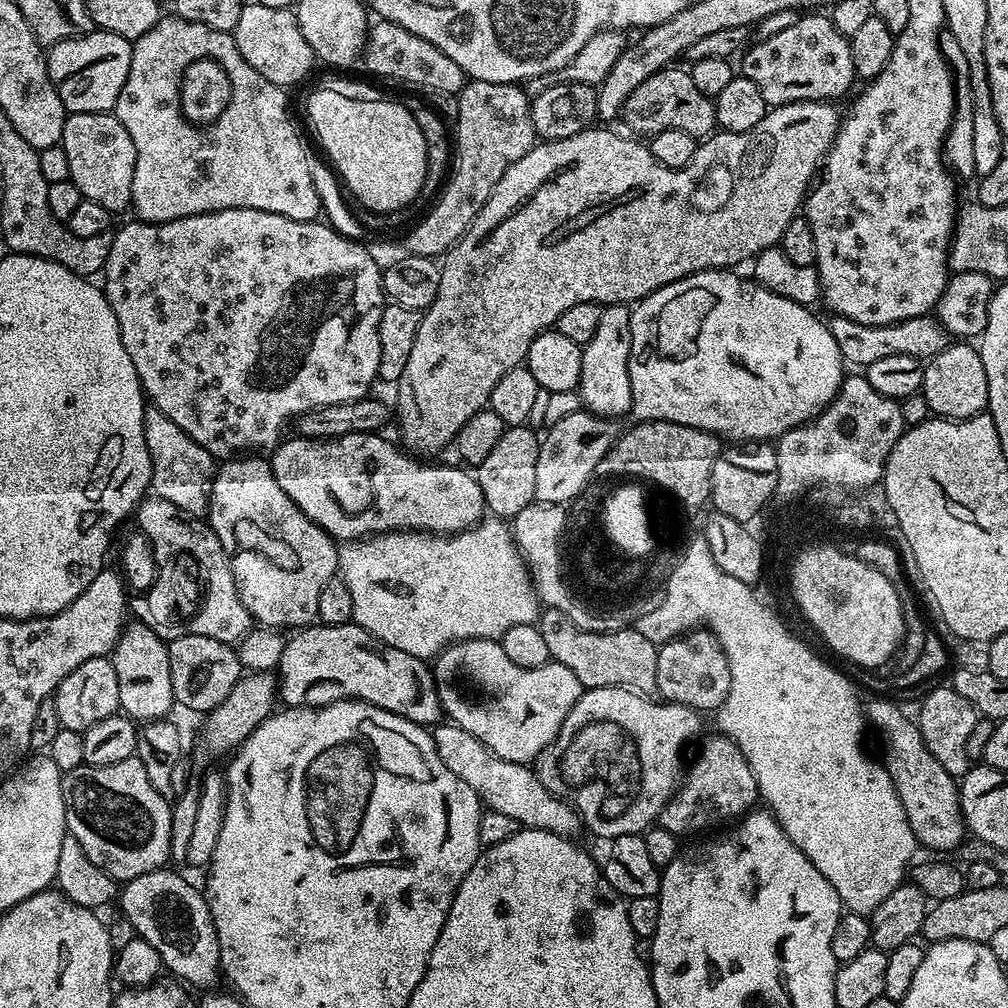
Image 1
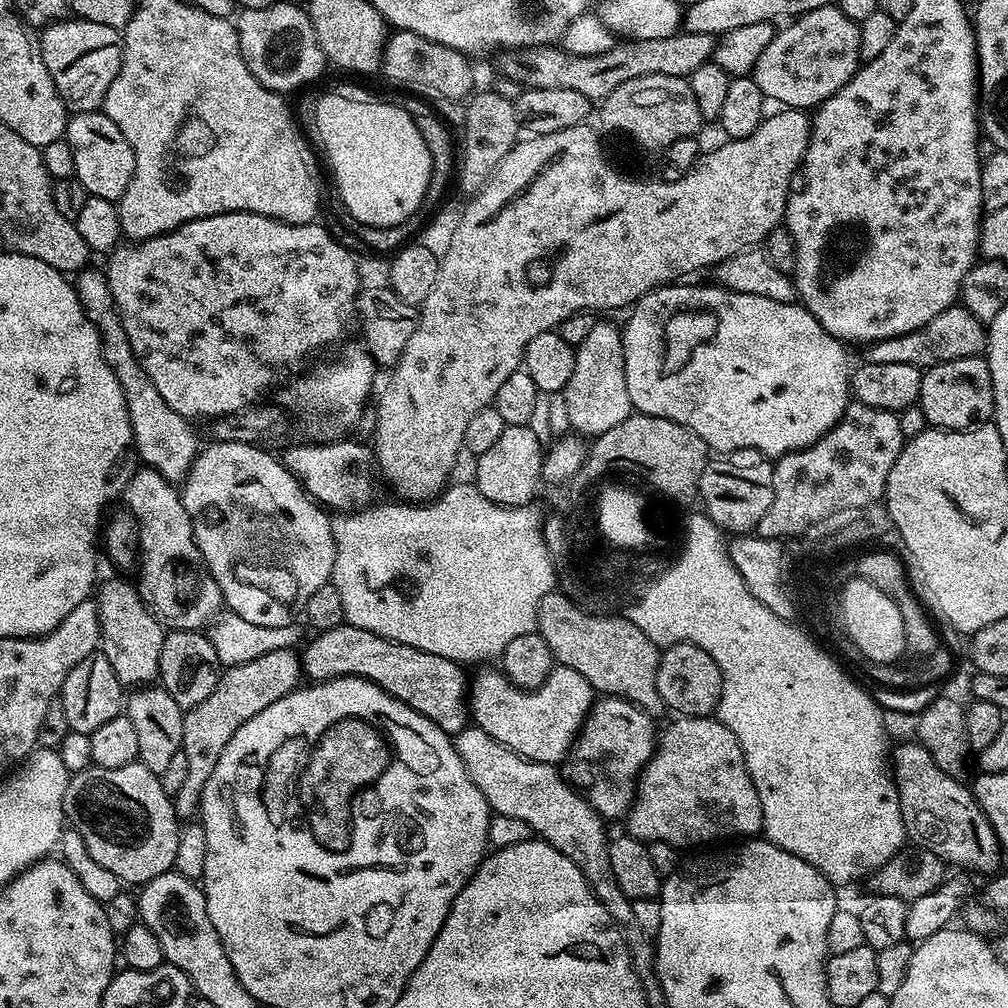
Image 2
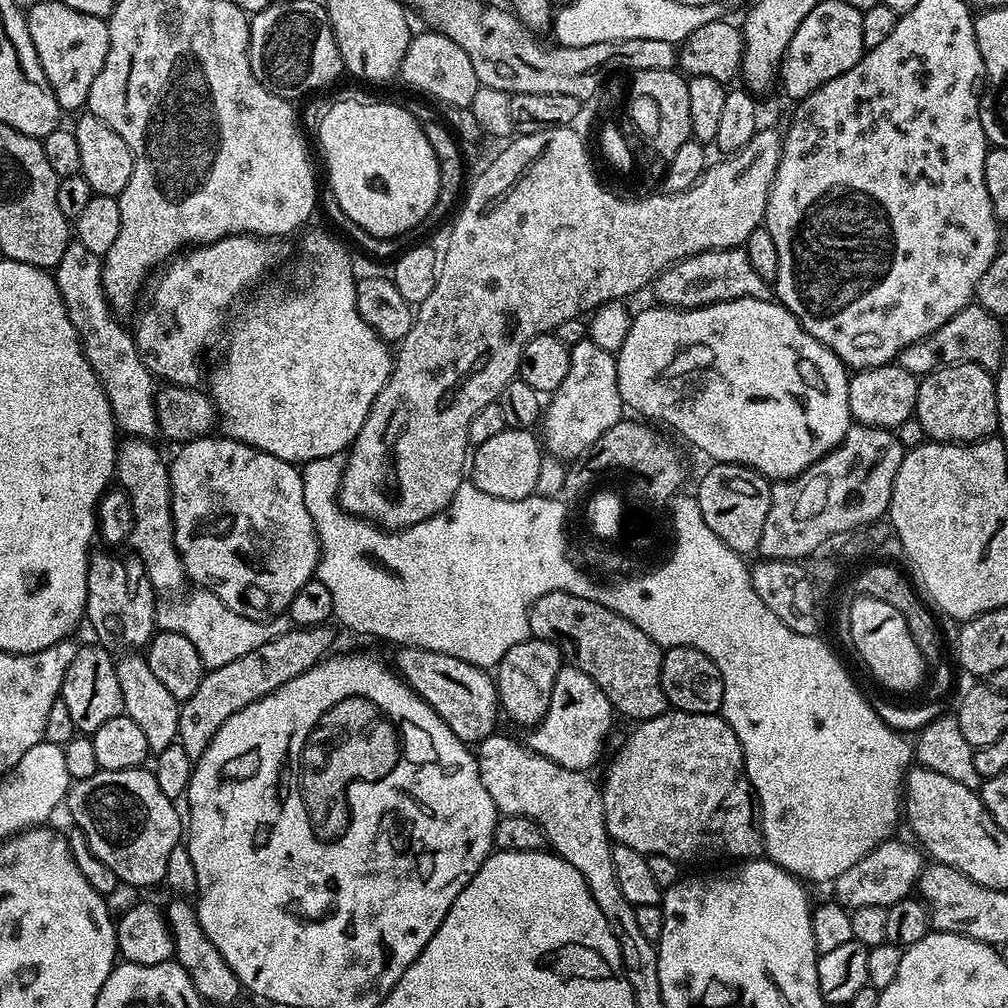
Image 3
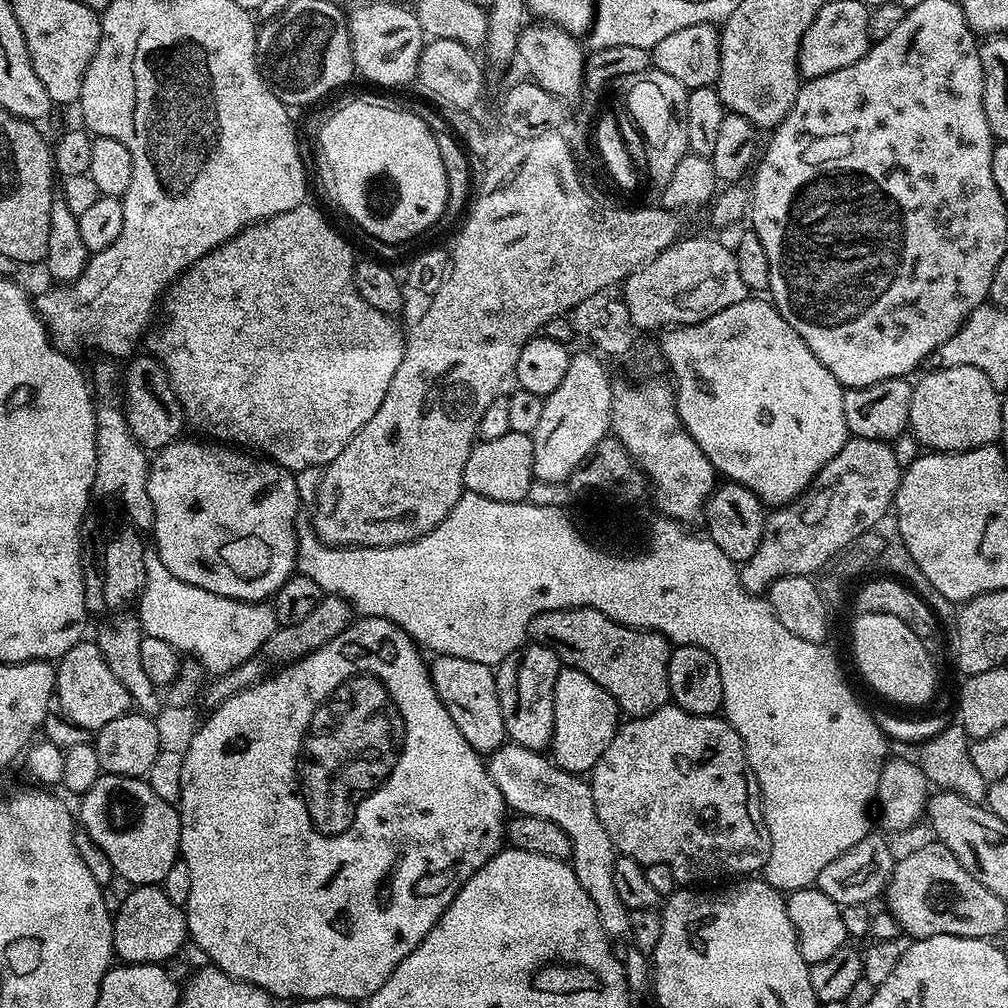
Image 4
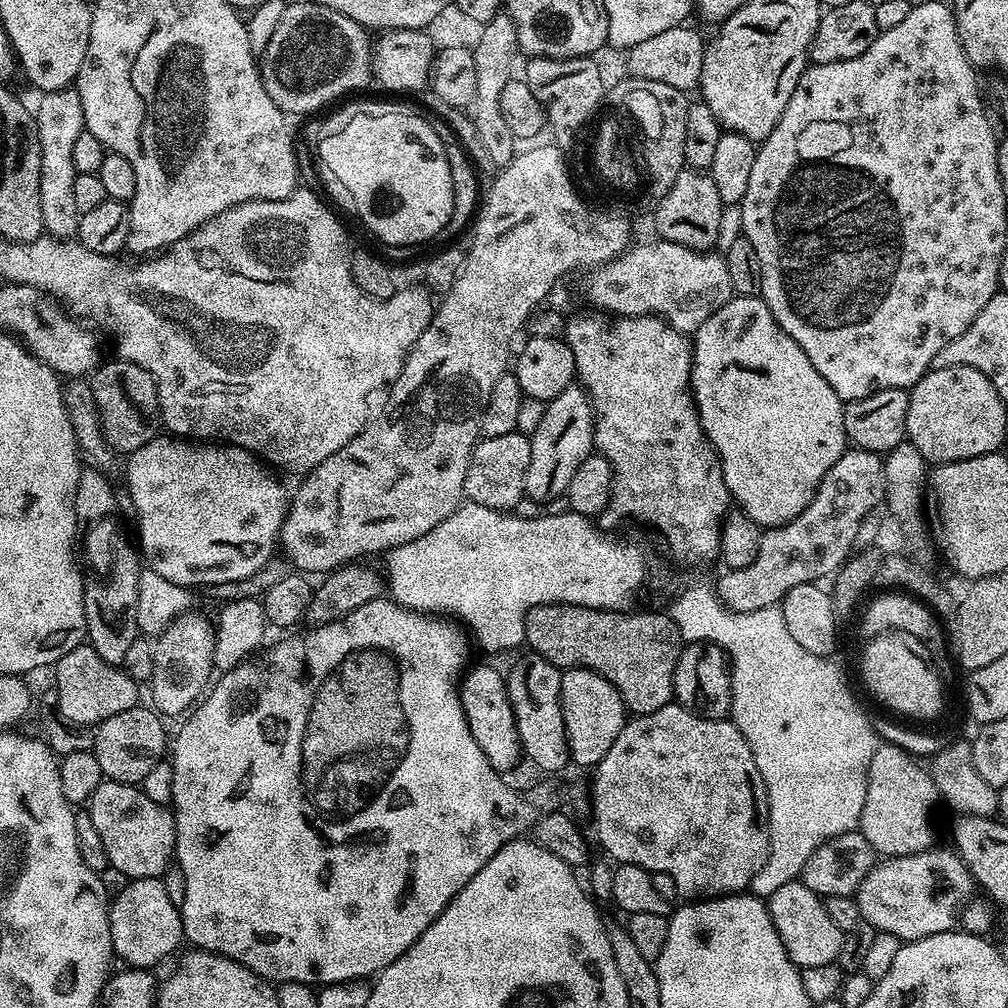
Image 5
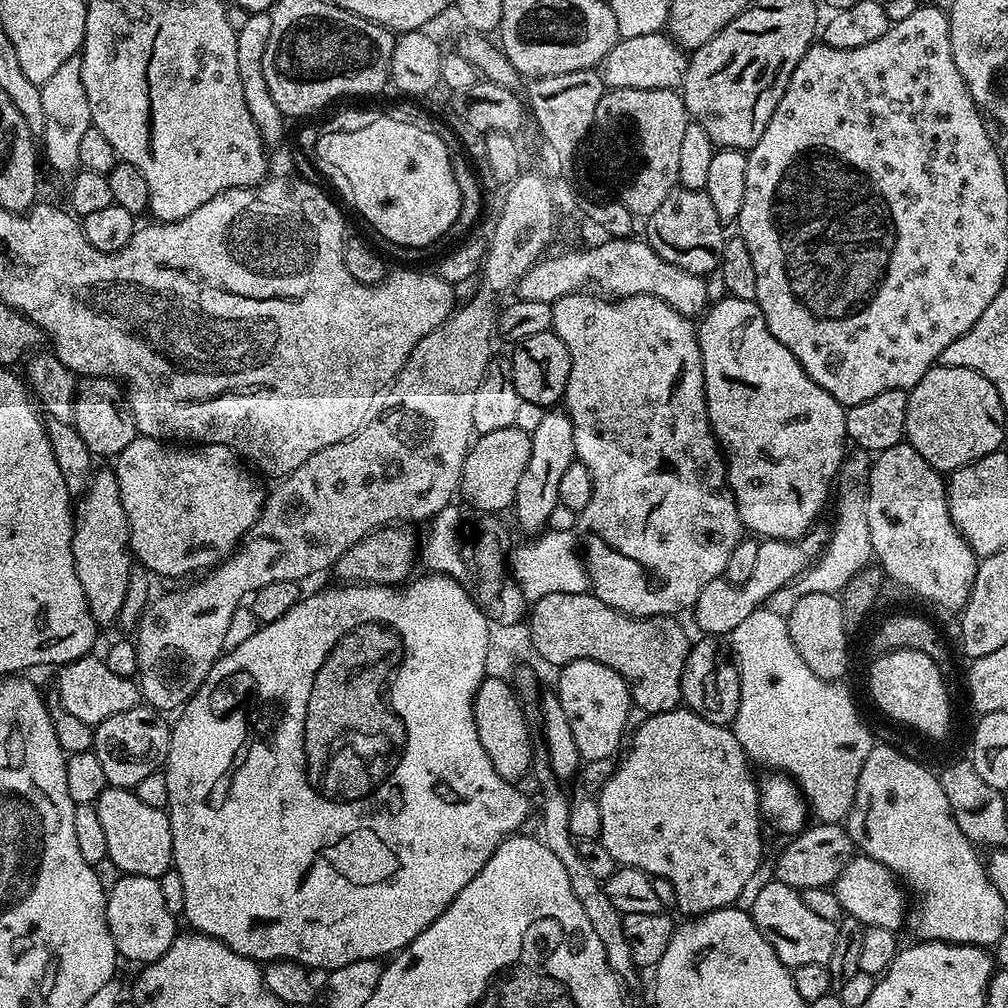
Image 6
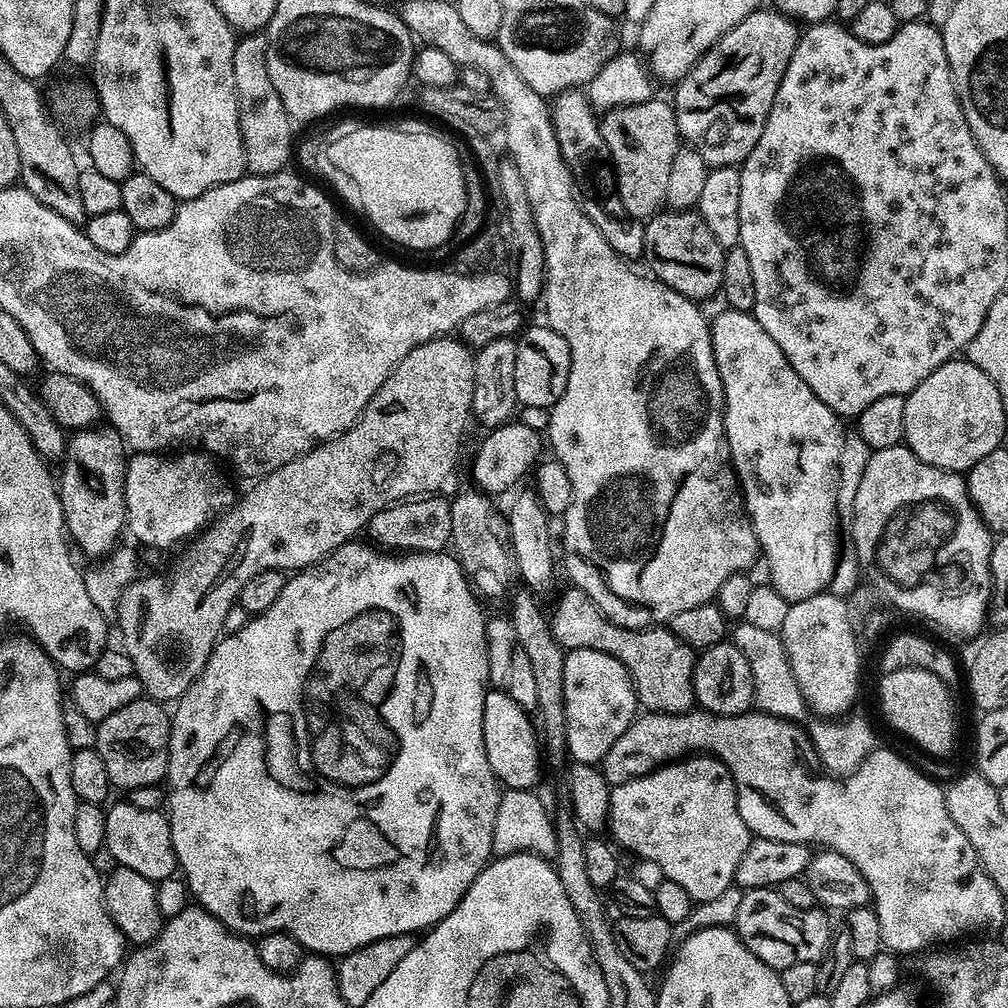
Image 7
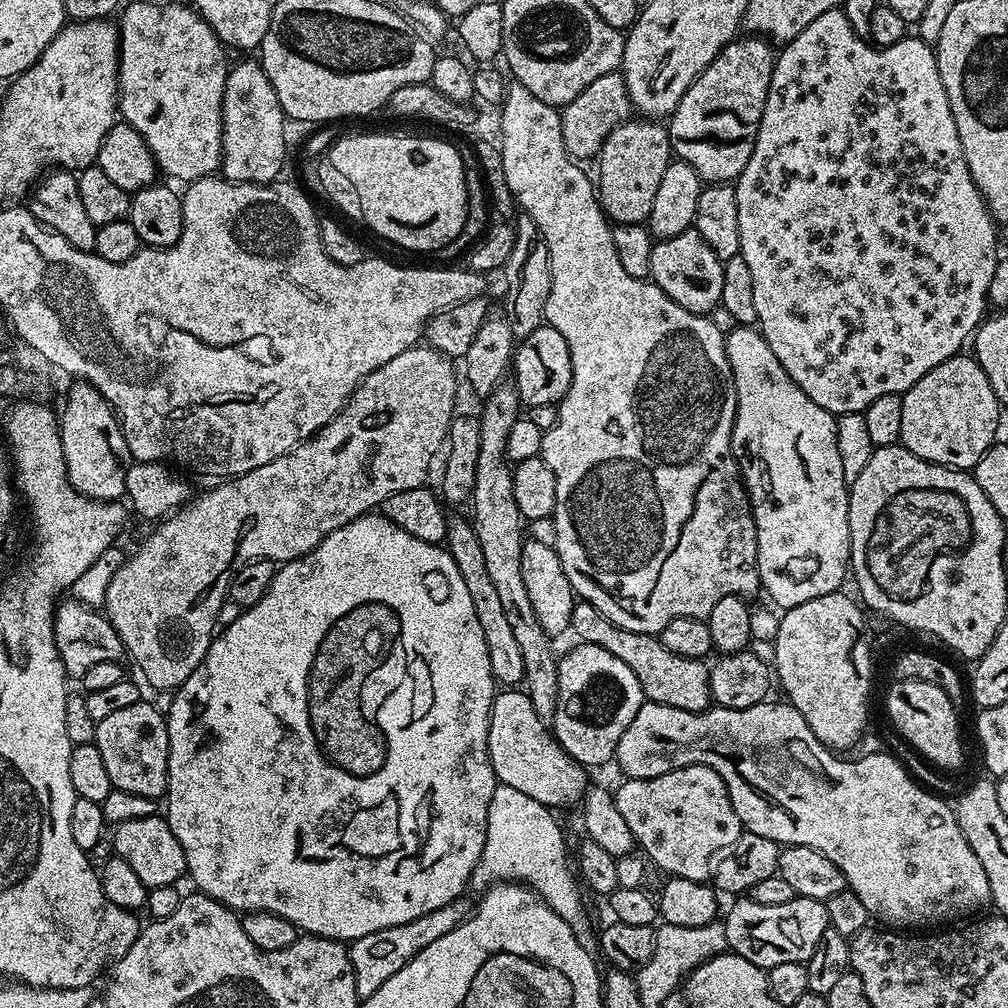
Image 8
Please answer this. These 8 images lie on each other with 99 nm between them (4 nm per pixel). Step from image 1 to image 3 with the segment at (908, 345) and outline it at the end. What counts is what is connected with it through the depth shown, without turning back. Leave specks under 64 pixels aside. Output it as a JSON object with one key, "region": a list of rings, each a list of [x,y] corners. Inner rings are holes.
{"region":[[[977,302],[966,305],[958,314],[954,314],[934,334],[903,348],[898,357],[900,363],[910,374],[923,378],[936,368],[945,364],[978,364],[989,370],[999,369],[1006,358],[1004,352],[1004,328],[999,319],[989,313]]]}

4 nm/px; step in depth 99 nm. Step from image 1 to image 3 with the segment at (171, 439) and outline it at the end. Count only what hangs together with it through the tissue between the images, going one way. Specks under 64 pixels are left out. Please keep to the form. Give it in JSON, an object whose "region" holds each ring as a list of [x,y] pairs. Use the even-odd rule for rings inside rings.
{"region":[[[69,242],[66,254],[62,254],[62,262],[58,262],[54,269],[66,314],[70,322],[74,322],[74,330],[78,330],[84,356],[106,390],[117,429],[128,438],[152,438],[160,431],[156,413],[158,384],[138,354],[135,335],[120,325],[121,317],[108,302],[102,282],[103,273],[101,257],[90,254],[90,250],[78,242]]]}

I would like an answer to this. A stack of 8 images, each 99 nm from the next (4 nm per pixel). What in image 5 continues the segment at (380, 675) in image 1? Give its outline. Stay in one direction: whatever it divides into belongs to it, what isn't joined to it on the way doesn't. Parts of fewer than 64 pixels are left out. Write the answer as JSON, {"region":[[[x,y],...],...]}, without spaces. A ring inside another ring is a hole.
{"region":[[[480,664],[477,668],[469,667],[463,673],[458,685],[460,689],[460,705],[466,714],[466,722],[470,726],[470,734],[474,734],[474,742],[482,754],[486,754],[486,762],[501,774],[508,771],[522,760],[518,726],[514,722],[514,710],[508,697],[508,682],[503,671],[491,668],[488,664]]]}

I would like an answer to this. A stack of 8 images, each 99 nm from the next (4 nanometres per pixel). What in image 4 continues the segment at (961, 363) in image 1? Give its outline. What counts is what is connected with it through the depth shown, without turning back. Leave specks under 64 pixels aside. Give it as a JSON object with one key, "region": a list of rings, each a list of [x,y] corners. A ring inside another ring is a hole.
{"region":[[[950,366],[925,371],[925,376],[915,381],[910,398],[908,426],[911,435],[920,441],[925,449],[934,452],[969,452],[972,448],[986,448],[997,443],[1000,431],[1005,431],[1002,422],[1002,396],[996,387],[974,366]]]}

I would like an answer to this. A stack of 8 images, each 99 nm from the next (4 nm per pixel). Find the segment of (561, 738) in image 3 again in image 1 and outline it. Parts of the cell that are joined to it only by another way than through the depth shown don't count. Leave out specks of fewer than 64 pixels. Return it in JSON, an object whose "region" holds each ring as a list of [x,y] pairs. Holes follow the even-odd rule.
{"region":[[[459,640],[457,644],[451,644],[449,648],[444,648],[440,651],[440,655],[435,657],[431,669],[432,678],[436,682],[436,689],[438,690],[438,698],[440,699],[443,715],[451,723],[462,726],[462,730],[474,734],[474,738],[478,738],[478,742],[482,742],[490,750],[494,750],[494,754],[498,754],[498,758],[506,758],[515,764],[528,764],[529,762],[535,761],[536,757],[544,751],[545,746],[558,734],[562,722],[566,722],[570,710],[578,702],[578,698],[582,694],[578,678],[574,678],[573,672],[566,670],[566,666],[549,662],[537,668],[523,668],[522,666],[518,666],[518,662],[510,662],[510,657],[506,654],[506,650],[502,650],[502,646],[496,640]]]}

